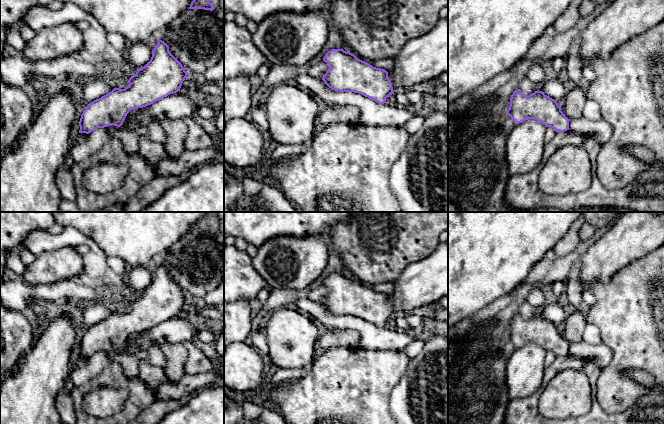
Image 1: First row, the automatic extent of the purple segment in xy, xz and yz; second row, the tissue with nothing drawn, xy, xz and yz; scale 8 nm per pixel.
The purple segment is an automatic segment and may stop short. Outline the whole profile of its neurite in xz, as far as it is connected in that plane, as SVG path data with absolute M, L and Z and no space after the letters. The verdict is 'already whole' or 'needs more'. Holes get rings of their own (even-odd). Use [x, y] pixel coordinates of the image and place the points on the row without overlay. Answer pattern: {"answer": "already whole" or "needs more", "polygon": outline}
{"answer": "already whole", "polygon": "M332 273L325 278L323 285L329 289L329 293L322 304L332 314L359 317L379 328L386 327L386 322L394 317L386 294L373 291L367 286L358 283L349 275Z"}

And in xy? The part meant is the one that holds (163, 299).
{"answer": "already whole", "polygon": "M159 264L150 285L137 293L125 313L114 312L108 318L89 327L83 335L79 357L89 358L107 350L120 351L132 333L143 332L176 317L187 301L187 295Z"}

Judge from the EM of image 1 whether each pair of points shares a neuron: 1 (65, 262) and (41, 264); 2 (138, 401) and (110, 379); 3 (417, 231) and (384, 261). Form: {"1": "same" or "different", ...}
{"1": "same", "2": "same", "3": "same"}

